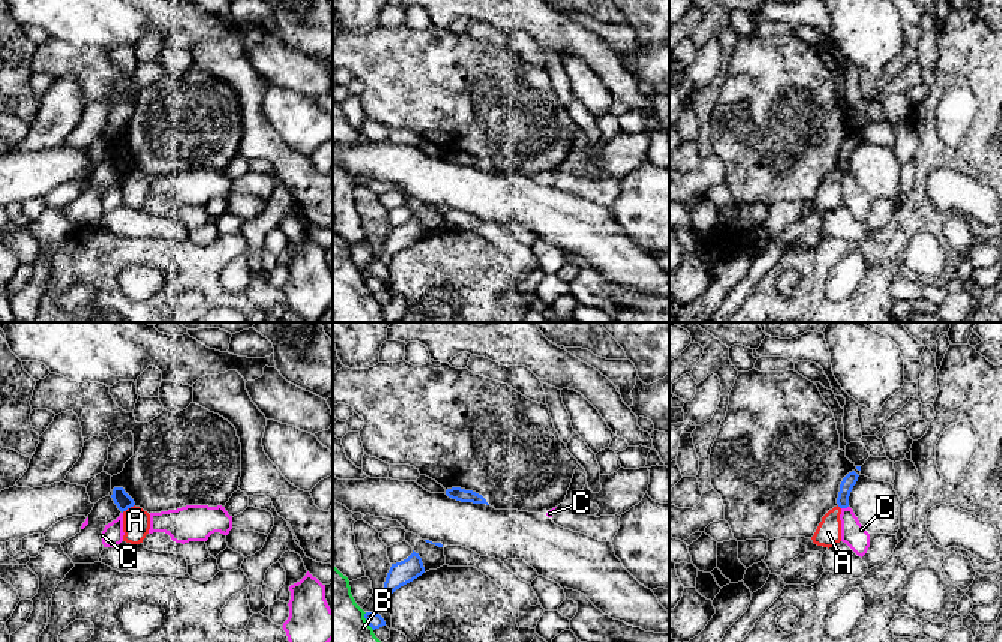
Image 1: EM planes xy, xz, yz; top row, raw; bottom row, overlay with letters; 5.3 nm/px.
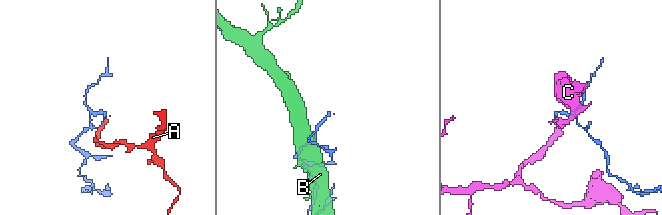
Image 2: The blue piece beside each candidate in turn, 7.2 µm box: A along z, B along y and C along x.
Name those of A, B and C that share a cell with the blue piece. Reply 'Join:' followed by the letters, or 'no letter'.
Join: no letter

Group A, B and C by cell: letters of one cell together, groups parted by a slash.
A / B / C

